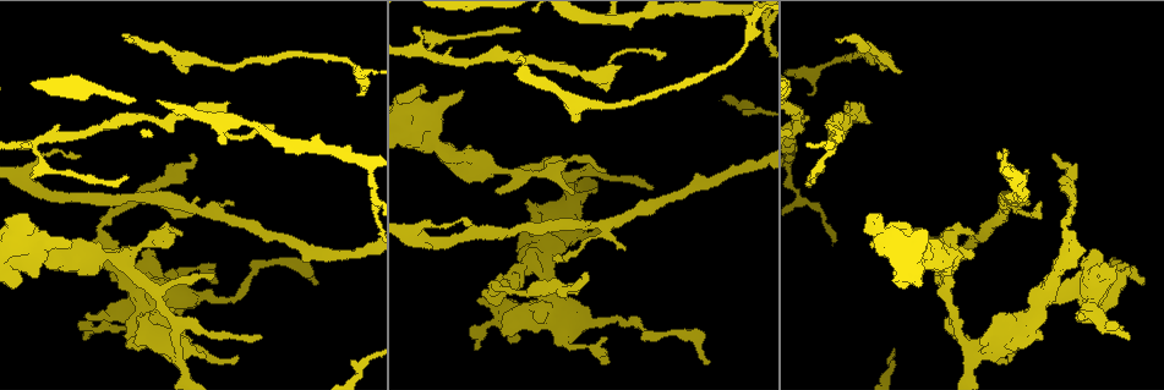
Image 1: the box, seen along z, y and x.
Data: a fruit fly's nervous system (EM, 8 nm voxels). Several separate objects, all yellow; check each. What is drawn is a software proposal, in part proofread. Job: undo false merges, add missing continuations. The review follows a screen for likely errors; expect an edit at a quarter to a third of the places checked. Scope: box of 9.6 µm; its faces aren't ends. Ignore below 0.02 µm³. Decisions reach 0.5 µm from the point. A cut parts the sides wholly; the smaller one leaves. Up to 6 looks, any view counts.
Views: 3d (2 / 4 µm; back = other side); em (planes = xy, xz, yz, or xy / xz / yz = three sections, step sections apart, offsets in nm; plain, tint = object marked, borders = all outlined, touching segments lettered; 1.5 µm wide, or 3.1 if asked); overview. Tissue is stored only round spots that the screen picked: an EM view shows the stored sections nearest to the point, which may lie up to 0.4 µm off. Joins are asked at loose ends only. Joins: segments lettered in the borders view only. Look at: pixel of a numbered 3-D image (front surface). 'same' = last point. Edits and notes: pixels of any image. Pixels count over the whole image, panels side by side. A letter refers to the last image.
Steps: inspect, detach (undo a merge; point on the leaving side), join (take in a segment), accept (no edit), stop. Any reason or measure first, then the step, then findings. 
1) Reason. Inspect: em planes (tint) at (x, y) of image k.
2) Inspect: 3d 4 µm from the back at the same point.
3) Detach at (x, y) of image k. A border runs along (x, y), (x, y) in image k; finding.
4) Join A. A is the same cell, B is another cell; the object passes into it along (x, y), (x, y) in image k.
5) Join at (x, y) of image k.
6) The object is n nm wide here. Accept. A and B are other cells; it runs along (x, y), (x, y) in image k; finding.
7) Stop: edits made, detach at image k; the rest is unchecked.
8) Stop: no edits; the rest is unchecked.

An open end. Inspect: 3d 2 µm at (973, 235) of image 1.

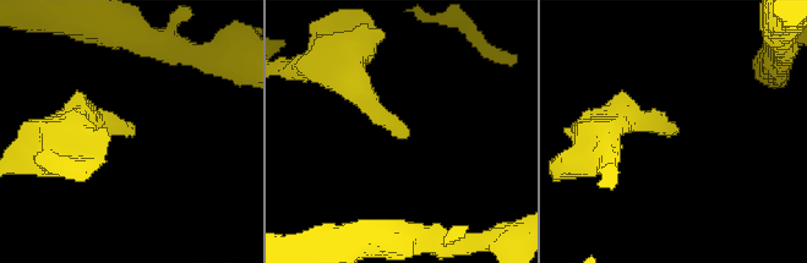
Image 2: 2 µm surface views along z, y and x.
Need the tissue. Inspect: em yz step 4 (borders) at (402, 136) of image 2.

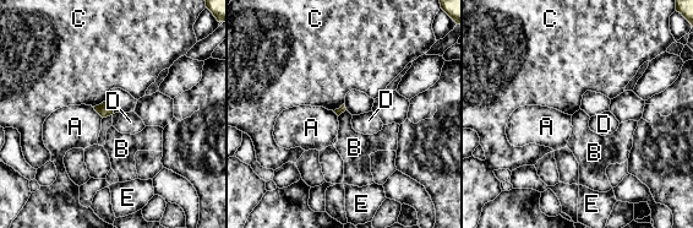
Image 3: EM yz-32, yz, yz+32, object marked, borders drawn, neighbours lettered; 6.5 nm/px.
The longest contact is with A, 100 nm. Accept. A, B, C, D and E are other cells; no lettered segment goes on from it.

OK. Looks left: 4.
Calibre changes. Inspect: em xy step 8 (plain) at (539, 289) of image 1.

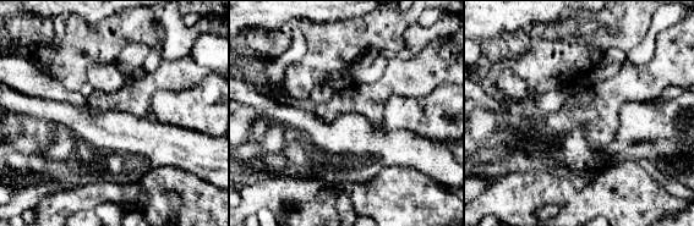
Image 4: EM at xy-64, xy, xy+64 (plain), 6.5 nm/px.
Inspect: em xy step 8 (borders) at the same point.

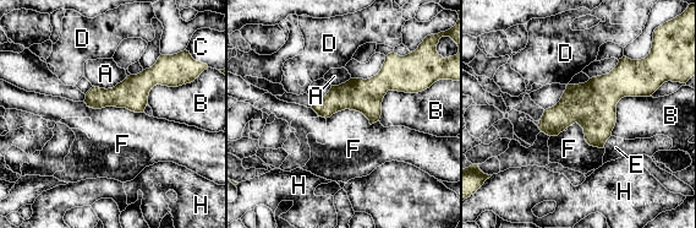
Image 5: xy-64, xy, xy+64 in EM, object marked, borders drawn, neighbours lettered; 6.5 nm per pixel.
Accept. A, B, C, D, E, F and H are other cells; continuous, no second neuron.

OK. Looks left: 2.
Free end. Inspect: em planes (borders) at (527, 202) of image 1.

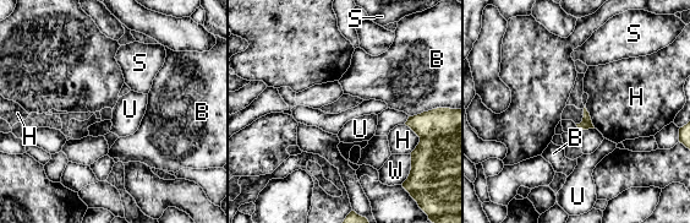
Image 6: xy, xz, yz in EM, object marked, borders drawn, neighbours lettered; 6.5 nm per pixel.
The longest contact is with H, 160 nm. Accept. B, H, S, U and W are other cells; a border runs along (585, 107), (595, 128) in image 6; none of them fits.

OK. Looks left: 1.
Stop: no edits; the rest is unchecked.

